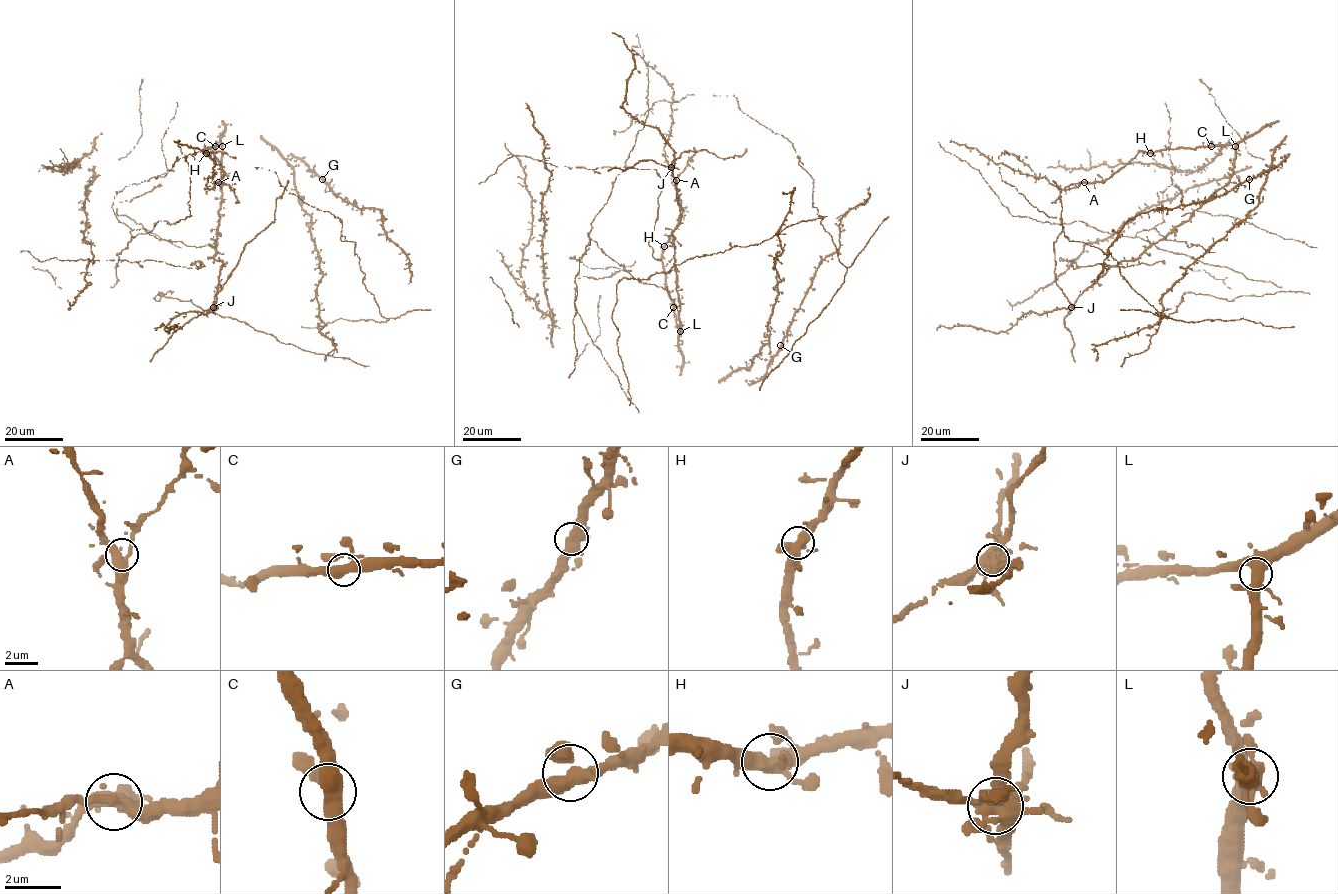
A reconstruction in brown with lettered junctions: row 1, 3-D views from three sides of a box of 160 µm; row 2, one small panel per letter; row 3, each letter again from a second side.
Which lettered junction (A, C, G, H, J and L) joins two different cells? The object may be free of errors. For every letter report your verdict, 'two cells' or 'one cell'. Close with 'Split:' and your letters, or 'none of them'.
A: one cell
C: one cell
G: one cell
H: one cell
J: two cells
L: one cell
Split: J

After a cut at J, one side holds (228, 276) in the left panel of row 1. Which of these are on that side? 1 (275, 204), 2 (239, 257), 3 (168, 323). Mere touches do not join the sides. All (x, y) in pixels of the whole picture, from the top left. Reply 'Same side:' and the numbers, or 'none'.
Same side: 1, 2

